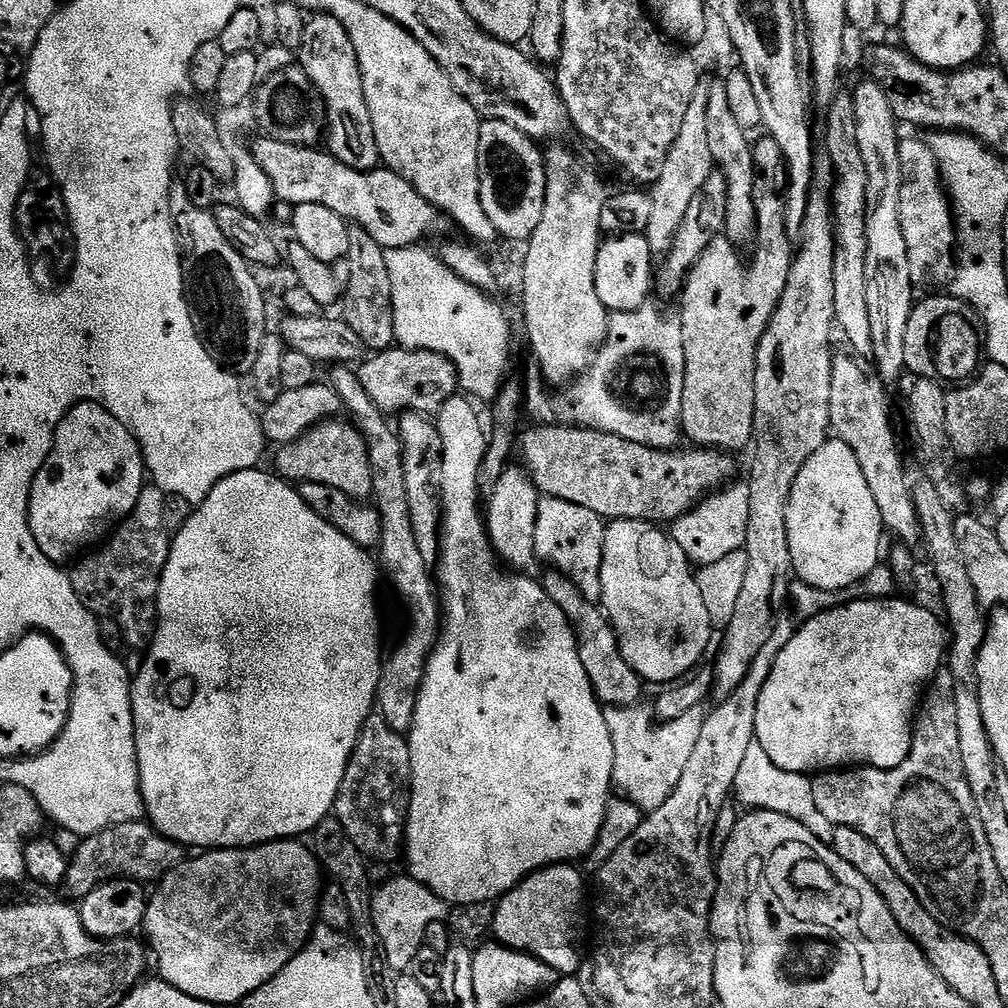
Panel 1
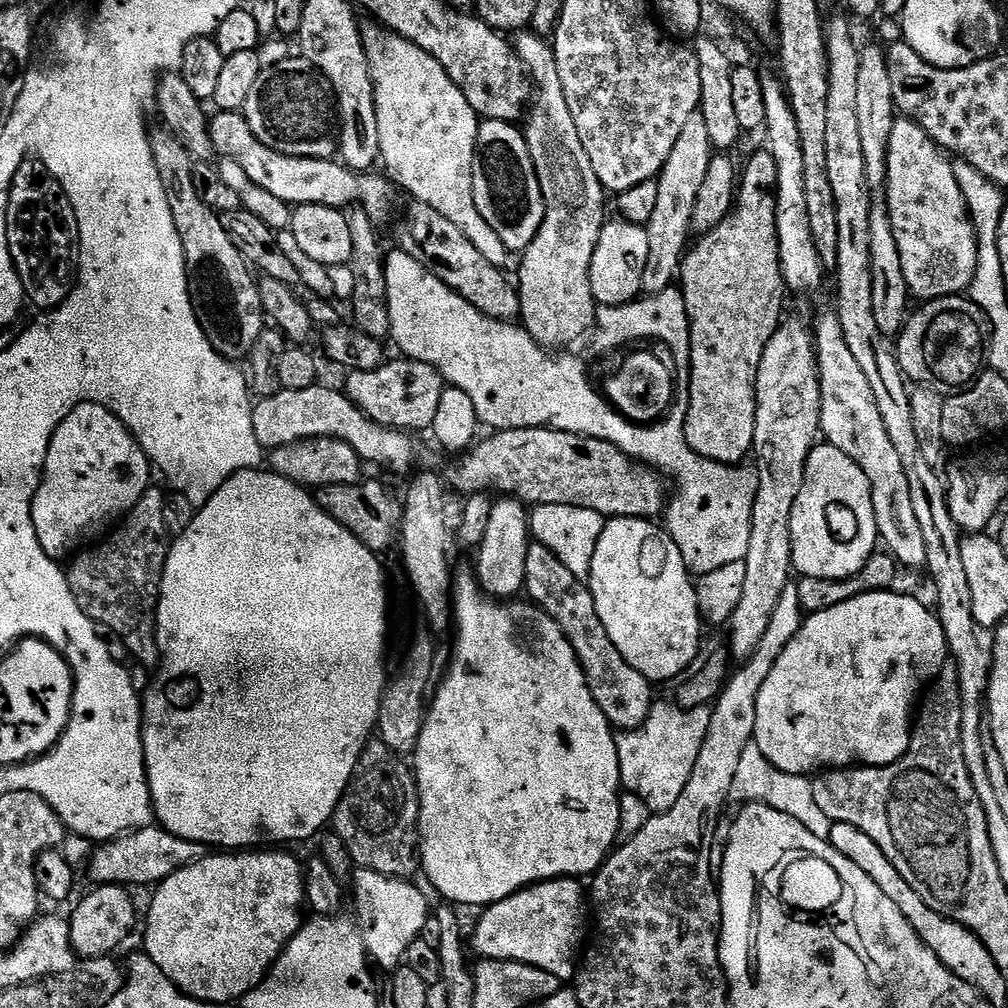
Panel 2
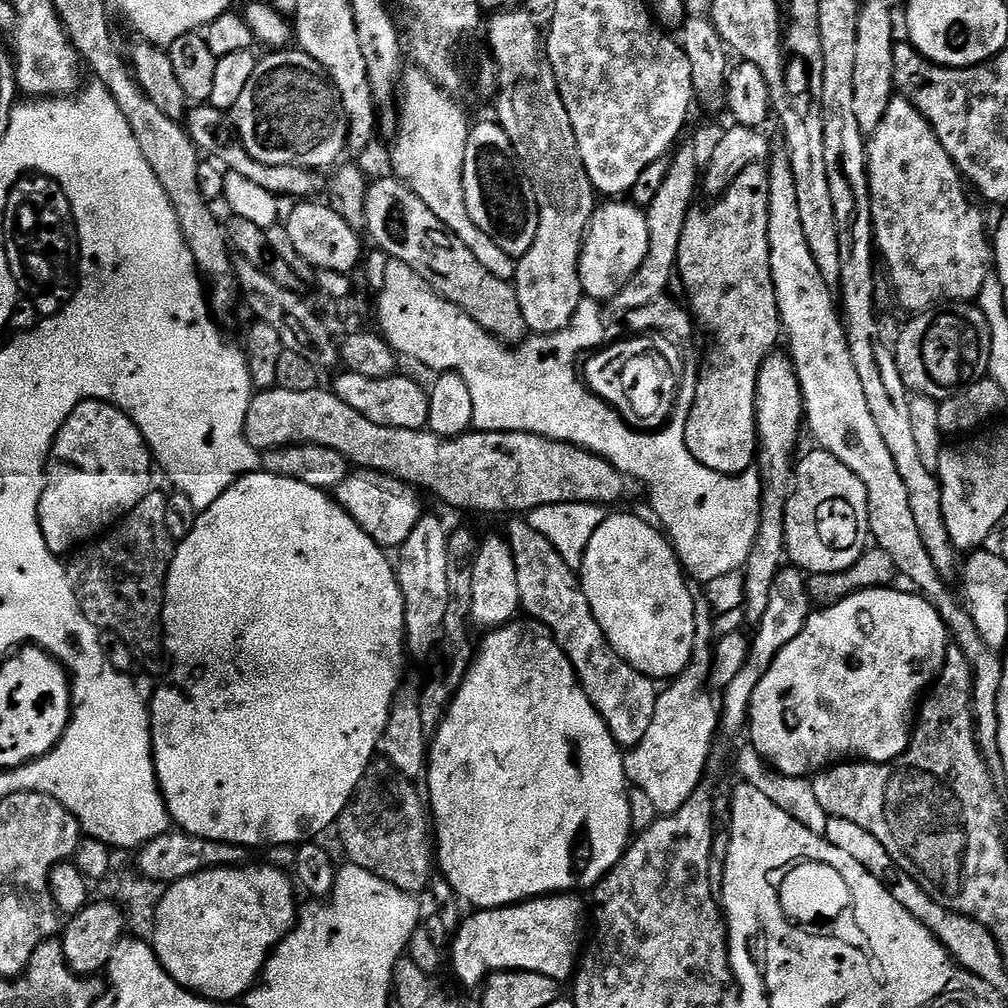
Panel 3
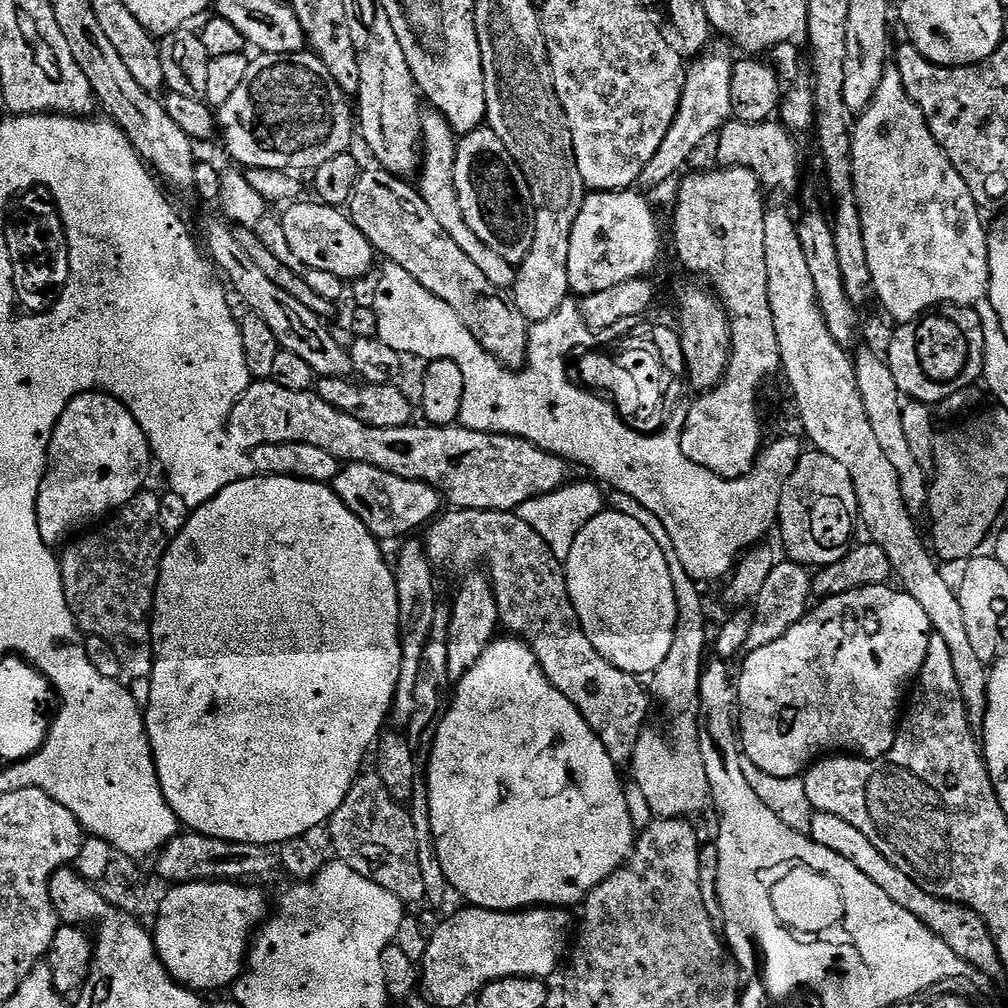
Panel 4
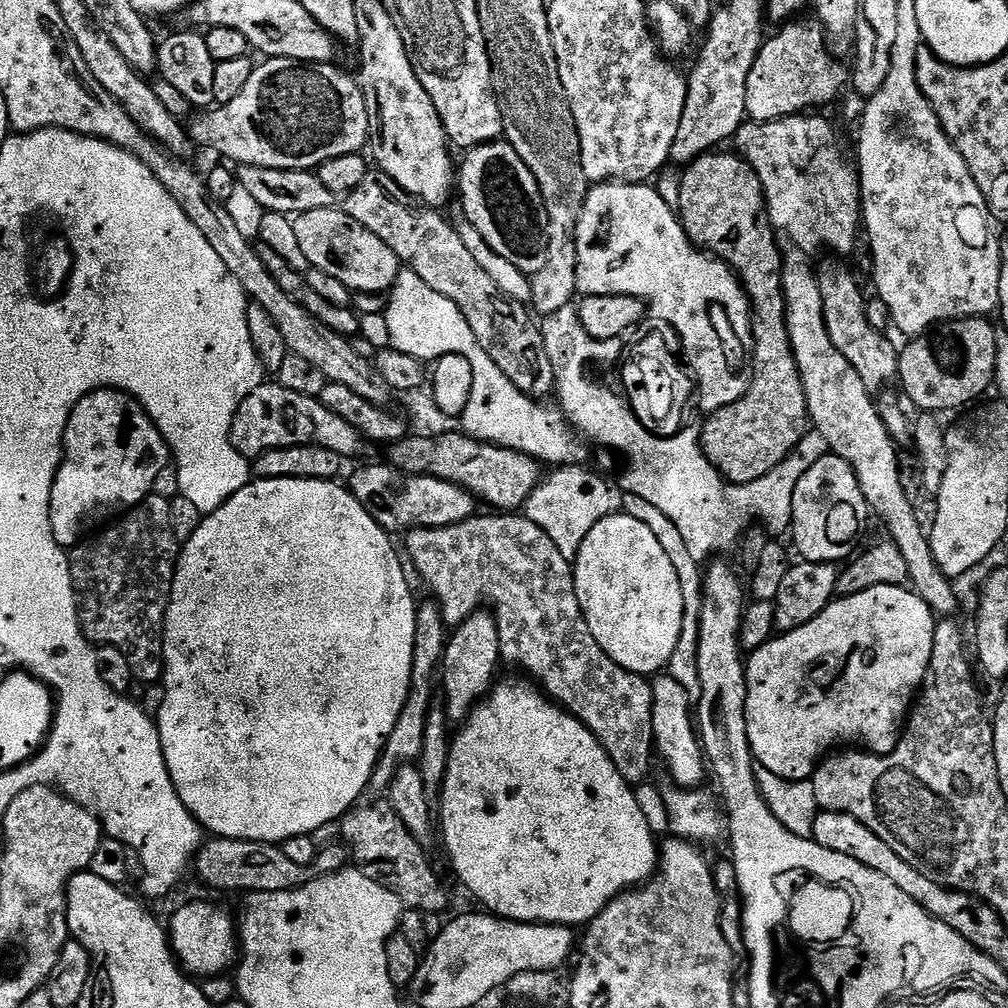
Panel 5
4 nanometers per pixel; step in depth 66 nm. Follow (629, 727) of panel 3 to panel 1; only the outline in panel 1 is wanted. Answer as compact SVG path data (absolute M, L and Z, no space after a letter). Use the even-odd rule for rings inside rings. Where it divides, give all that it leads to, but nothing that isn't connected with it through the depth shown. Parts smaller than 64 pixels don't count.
M548 570L542 576L542 585L576 633L576 648L580 651L582 666L586 666L586 674L590 678L592 689L596 691L597 700L601 705L610 708L631 709L631 704L640 700L642 681L626 662L626 658L622 658L622 650L616 641L616 631L609 624L607 616L593 601L587 600L578 590L578 586L574 586L574 582L570 582L570 578L566 578L561 572Z

